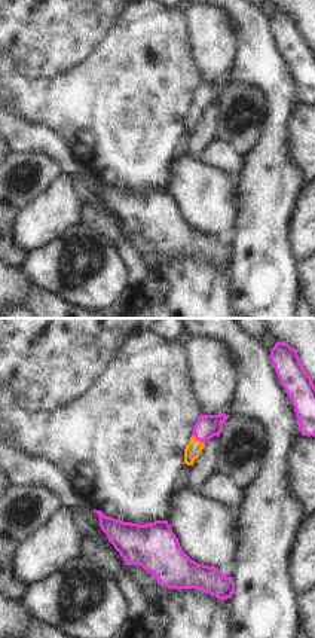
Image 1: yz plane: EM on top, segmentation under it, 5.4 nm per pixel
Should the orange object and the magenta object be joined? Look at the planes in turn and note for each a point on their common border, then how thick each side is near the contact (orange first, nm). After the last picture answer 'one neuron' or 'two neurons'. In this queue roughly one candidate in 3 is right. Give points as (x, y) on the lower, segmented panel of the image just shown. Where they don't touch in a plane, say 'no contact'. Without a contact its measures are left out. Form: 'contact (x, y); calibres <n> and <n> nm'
contact (198, 440); calibres 90 and 130 nm

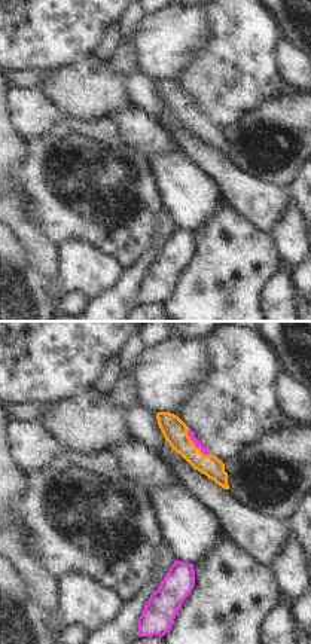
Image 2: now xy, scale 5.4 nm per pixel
contact (194, 443); calibres 140 and 40 nm

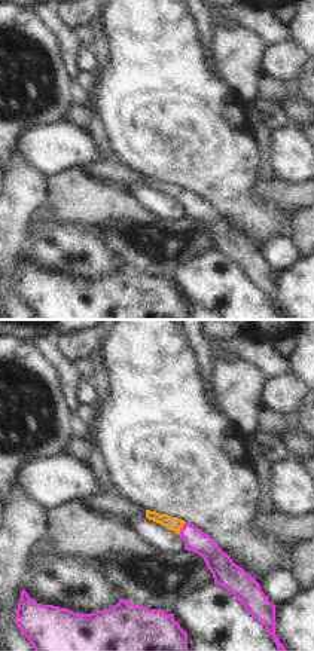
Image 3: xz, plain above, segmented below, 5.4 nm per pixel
contact (182, 526); calibres 80 and 120 nm

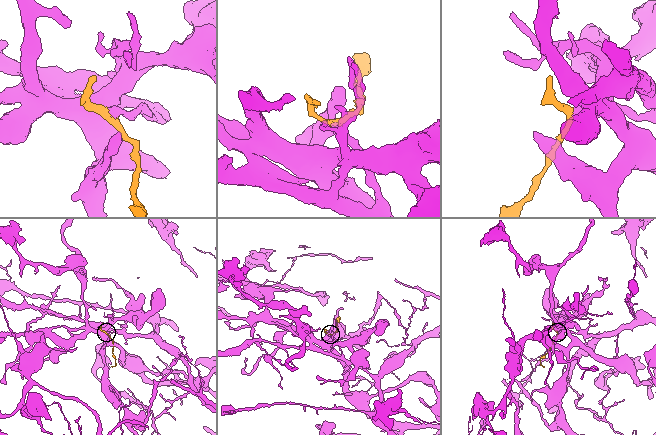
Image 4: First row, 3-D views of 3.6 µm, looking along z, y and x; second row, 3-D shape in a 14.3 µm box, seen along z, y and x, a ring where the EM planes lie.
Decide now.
one neuron

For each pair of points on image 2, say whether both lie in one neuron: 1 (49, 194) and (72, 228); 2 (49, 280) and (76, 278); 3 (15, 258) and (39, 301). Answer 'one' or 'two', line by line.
1: one
2: two
3: one

